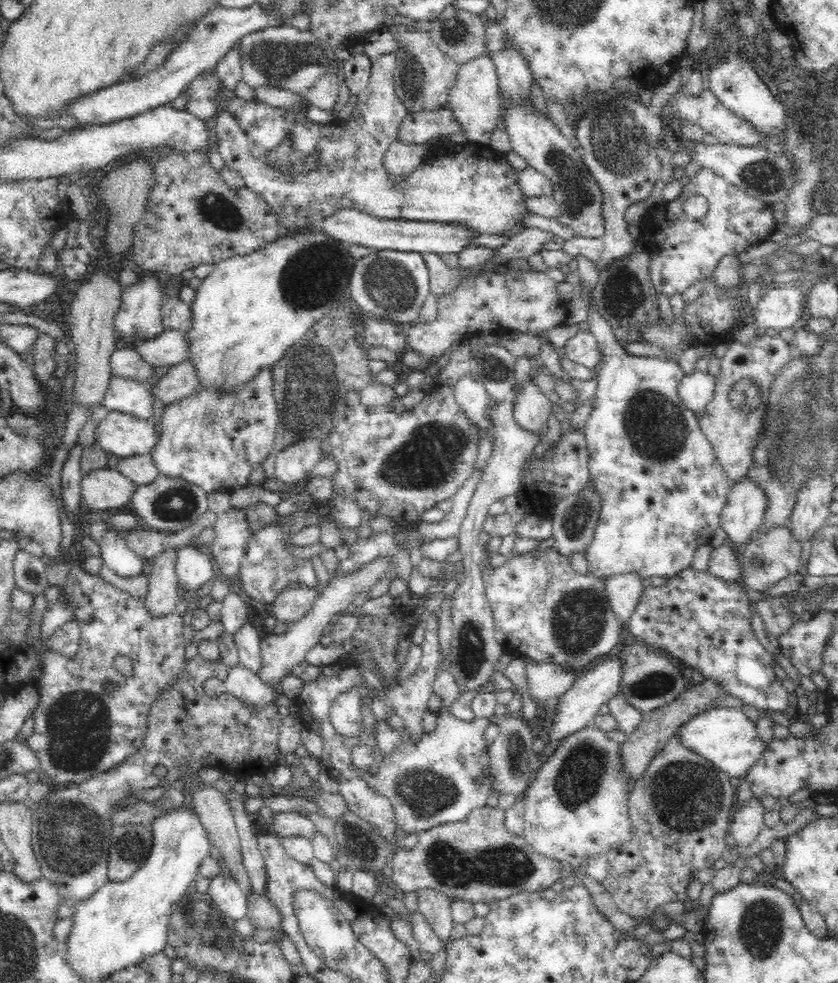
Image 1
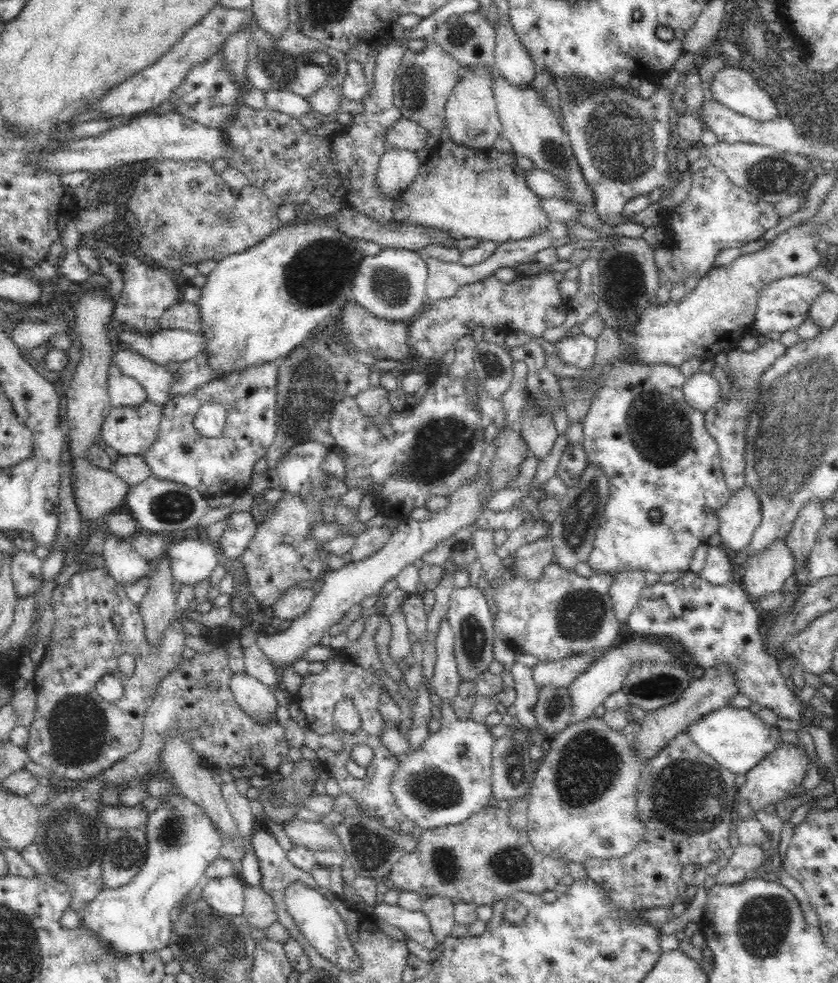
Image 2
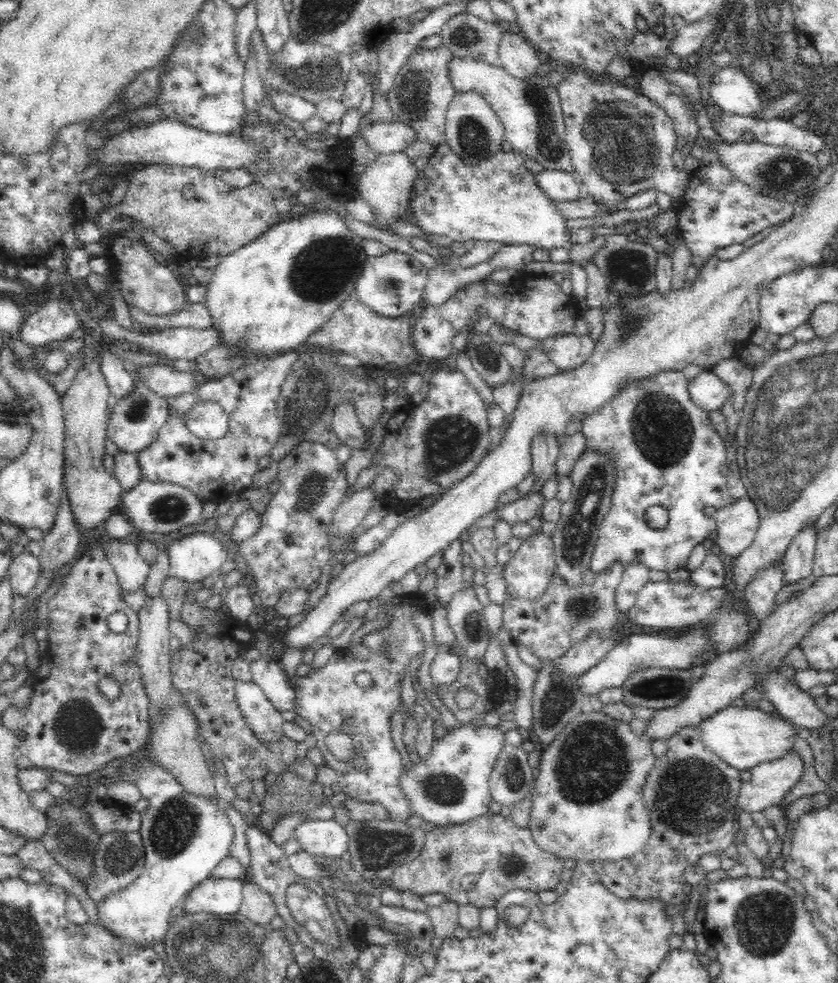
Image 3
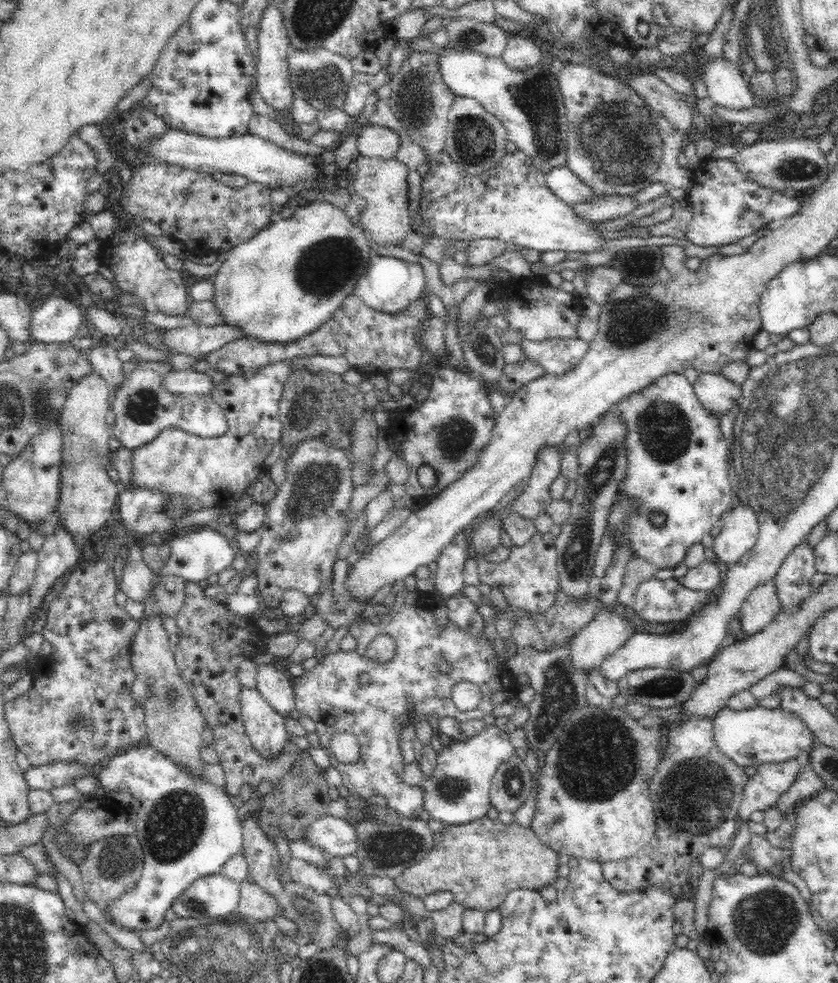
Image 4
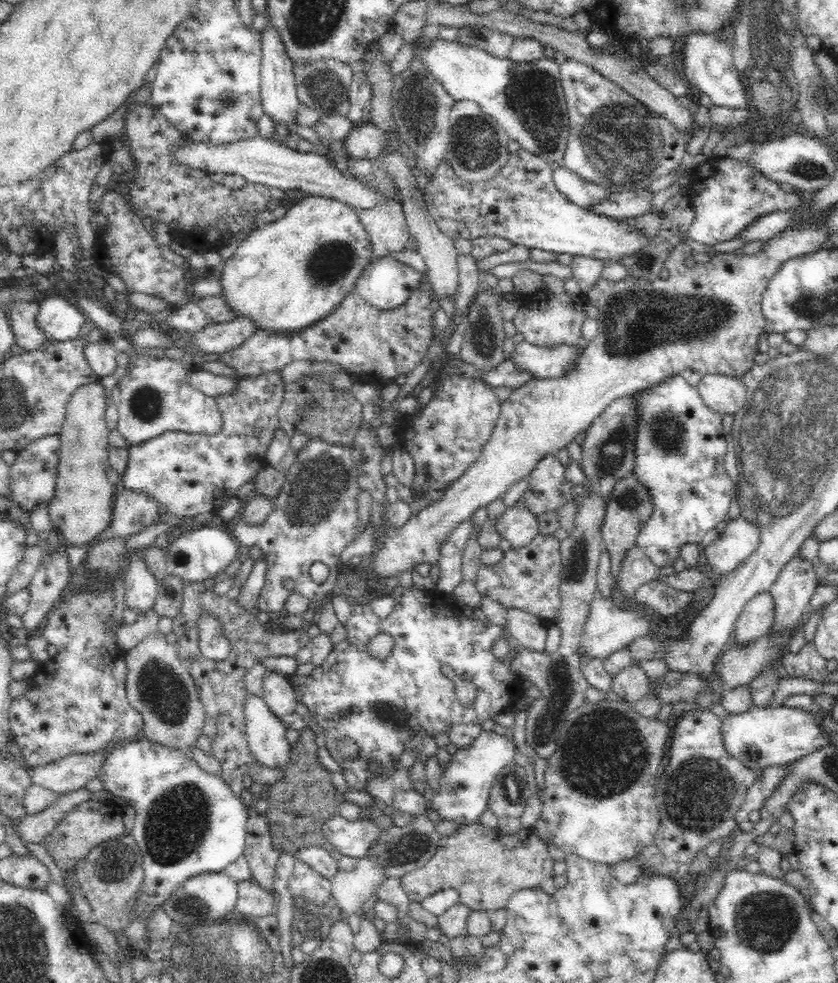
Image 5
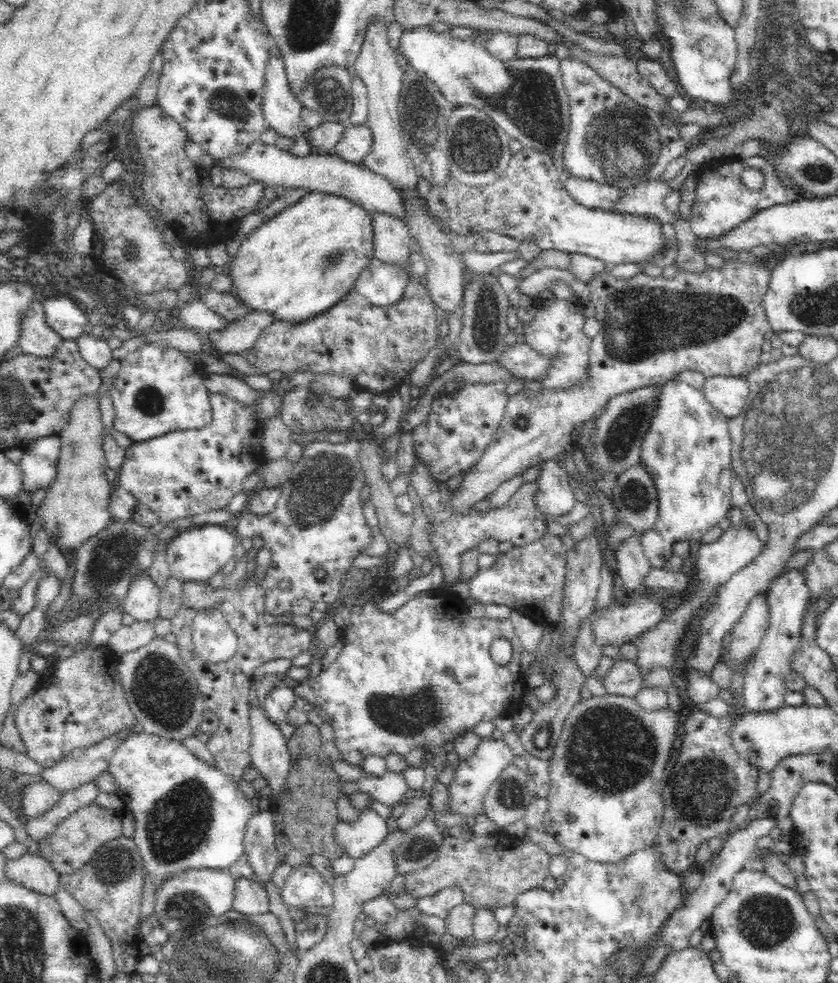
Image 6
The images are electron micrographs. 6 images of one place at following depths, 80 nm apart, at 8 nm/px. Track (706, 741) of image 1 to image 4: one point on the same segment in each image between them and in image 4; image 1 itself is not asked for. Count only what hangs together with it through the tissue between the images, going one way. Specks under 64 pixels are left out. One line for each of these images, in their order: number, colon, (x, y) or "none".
2: (738, 739)
3: (743, 737)
4: (758, 735)

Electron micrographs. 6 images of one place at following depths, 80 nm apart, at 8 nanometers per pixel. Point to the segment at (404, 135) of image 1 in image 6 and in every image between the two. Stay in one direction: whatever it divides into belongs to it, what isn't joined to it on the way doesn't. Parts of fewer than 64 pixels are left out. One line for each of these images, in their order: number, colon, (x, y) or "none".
2: (404, 134)
3: (382, 138)
4: (373, 141)
5: (364, 141)
6: (356, 142)

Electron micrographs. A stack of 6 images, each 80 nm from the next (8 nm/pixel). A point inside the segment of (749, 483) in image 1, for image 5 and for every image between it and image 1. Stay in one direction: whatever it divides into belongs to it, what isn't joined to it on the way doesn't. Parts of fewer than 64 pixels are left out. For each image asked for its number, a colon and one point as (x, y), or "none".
2: (738, 519)
3: (737, 523)
4: (739, 531)
5: (740, 538)

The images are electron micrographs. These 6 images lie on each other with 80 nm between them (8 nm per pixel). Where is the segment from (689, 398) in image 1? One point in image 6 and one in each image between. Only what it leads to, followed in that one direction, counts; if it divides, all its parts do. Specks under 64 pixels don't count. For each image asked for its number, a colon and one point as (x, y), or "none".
2: (702, 391)
3: (708, 391)
4: (717, 394)
5: (725, 395)
6: (730, 396)

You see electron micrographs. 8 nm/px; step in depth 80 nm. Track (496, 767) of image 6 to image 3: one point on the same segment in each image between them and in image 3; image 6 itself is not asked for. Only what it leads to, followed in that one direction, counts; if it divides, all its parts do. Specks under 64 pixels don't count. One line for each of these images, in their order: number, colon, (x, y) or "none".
3: (450, 786)
4: (458, 792)
5: (464, 788)

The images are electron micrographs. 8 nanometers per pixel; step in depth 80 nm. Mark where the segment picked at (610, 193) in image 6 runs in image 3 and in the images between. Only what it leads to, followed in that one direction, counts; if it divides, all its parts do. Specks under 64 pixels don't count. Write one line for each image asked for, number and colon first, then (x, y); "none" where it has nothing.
3: (561, 186)
4: (562, 181)
5: (584, 193)

